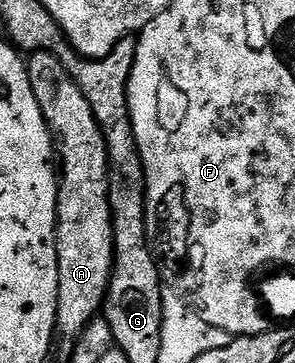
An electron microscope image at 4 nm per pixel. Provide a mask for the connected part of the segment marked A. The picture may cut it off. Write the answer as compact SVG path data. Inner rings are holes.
M34 53L27 58L28 78L38 99L48 132L58 150L58 199L56 200L56 250L58 251L58 311L56 332L62 338L75 339L86 326L103 310L104 296L112 278L112 259L116 255L116 244L112 238L112 208L108 202L108 144L96 122L94 111L82 95L80 88L62 67L62 63L49 53Z

